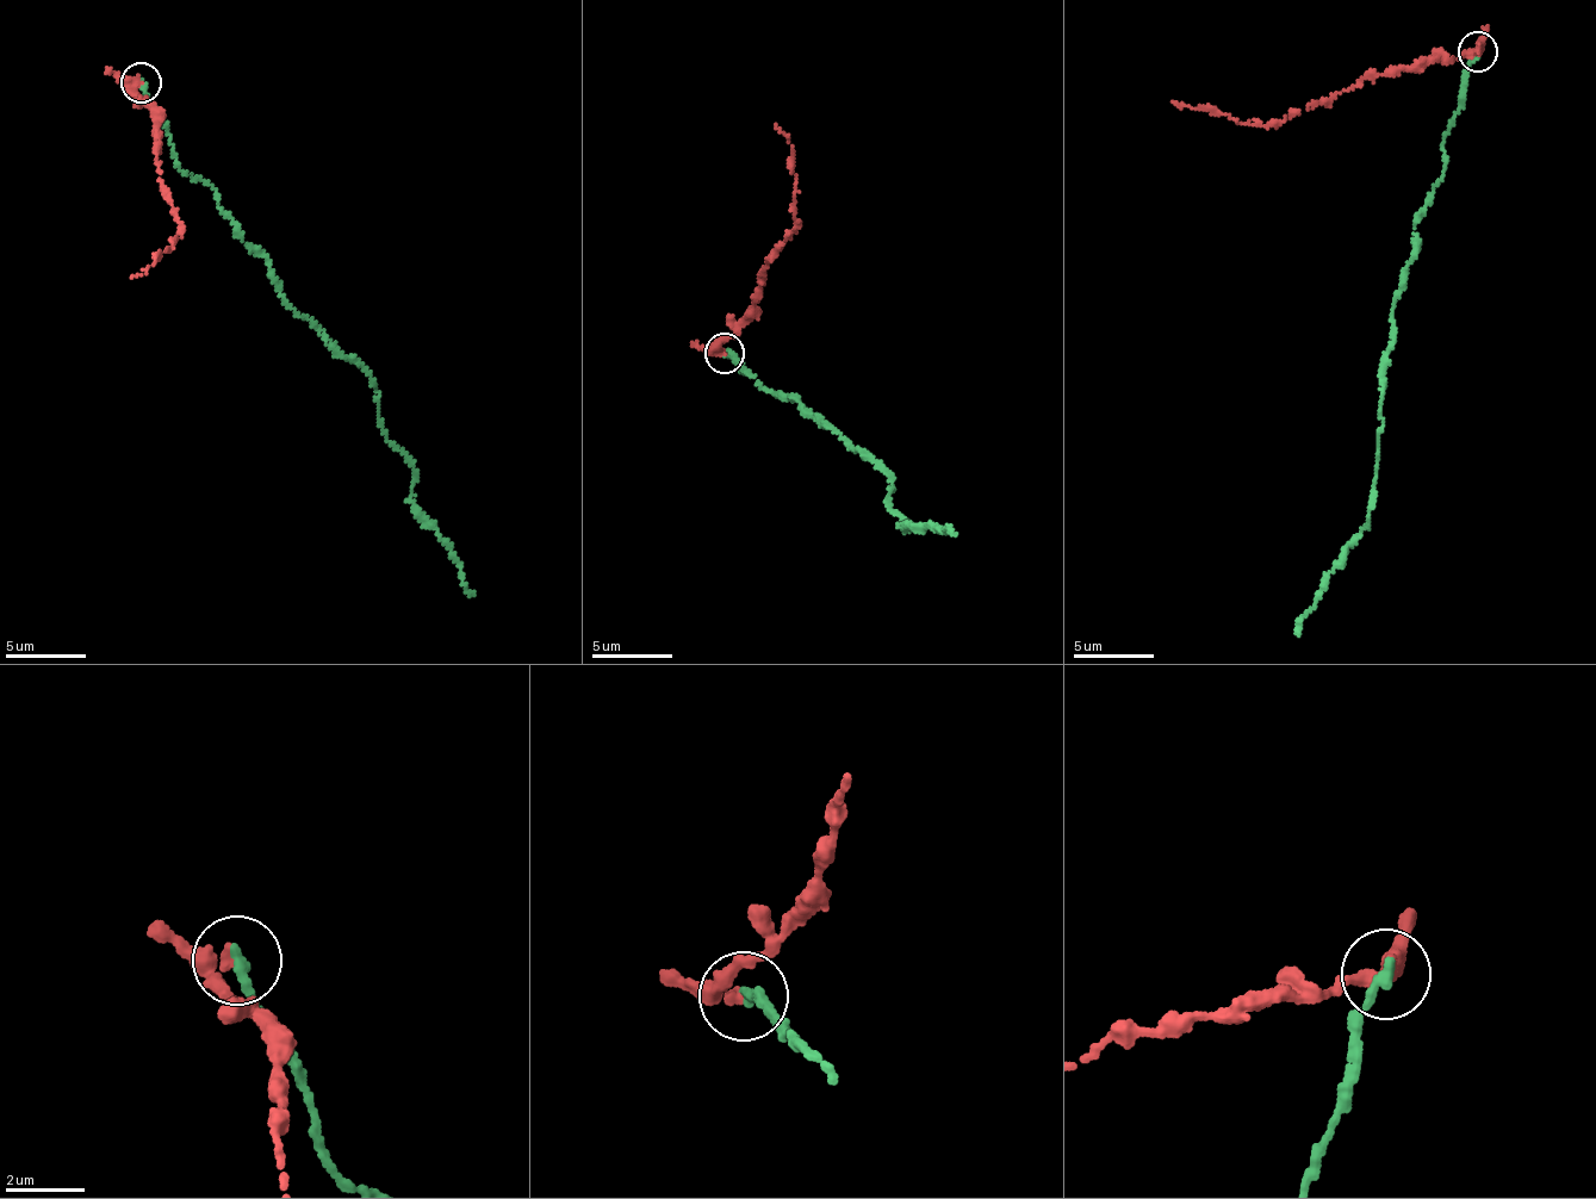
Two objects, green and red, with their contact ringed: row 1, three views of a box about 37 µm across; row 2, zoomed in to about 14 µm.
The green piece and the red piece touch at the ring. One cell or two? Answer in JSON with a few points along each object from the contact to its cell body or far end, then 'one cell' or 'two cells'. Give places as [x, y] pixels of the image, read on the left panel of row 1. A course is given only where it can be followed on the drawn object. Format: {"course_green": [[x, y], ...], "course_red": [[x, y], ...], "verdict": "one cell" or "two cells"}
{"course_green": [[142, 82], [179, 167], [212, 188], [286, 300], [371, 378], [378, 426], [414, 470], [420, 513], [473, 595]], "course_red": [[142, 82], [135, 91], [153, 111], [160, 179], [181, 228], [169, 252], [167, 249], [154, 265], [131, 278]], "verdict": "two cells"}

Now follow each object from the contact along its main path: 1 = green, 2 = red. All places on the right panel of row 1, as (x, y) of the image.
1: (1478, 54), (1444, 138), (1442, 175), (1415, 223), (1411, 258), (1393, 298), (1368, 526), (1346, 550), (1298, 635)
2: (1478, 54), (1366, 73), (1340, 93), (1295, 110), (1280, 125), (1237, 123), (1225, 115), (1172, 101)

